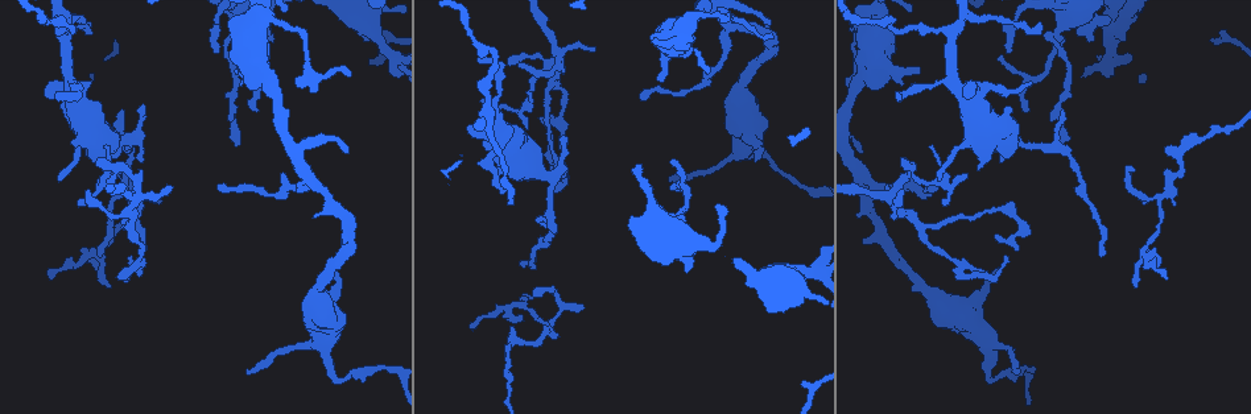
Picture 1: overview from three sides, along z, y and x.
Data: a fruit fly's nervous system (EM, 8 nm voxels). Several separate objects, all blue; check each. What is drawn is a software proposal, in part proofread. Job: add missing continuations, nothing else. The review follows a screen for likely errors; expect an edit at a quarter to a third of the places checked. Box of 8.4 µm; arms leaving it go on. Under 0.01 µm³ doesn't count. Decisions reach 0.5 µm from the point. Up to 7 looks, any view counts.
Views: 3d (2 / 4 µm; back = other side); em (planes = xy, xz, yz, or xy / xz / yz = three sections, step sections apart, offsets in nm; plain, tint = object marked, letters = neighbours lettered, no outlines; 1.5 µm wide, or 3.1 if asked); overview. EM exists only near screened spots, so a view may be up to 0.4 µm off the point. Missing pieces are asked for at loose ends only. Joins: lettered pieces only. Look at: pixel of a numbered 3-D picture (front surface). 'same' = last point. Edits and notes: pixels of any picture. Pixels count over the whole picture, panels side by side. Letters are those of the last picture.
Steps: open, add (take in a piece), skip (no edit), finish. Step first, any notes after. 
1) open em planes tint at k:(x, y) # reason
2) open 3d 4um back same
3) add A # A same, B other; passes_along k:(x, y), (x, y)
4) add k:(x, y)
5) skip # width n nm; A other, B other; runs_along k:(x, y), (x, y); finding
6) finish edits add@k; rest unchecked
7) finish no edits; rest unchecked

open 3d 2um at 1:(903, 191) # thin end

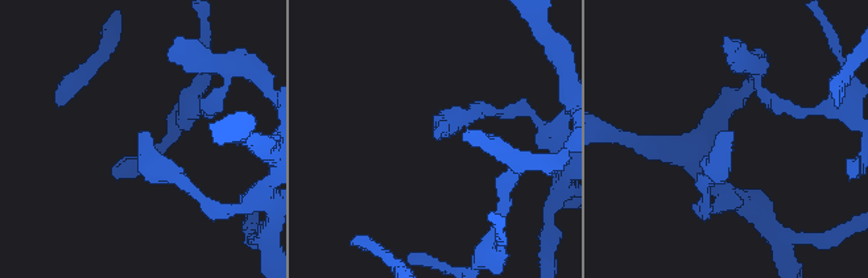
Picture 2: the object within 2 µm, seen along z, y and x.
open em 3.1um planes letters at 2:(436, 139)

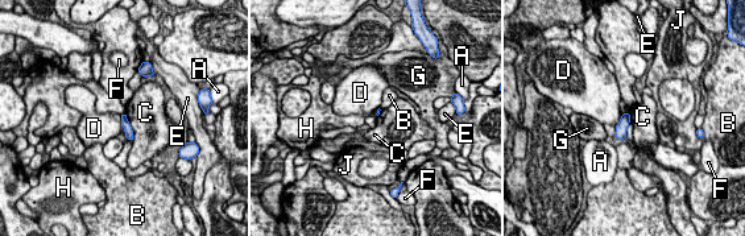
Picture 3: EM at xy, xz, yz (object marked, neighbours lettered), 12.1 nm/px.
skip # longest_contact C 380 nm; A other, B other, C other, D other, E other, F other, G other, H other, J other; runs_along 3:(124, 115), (124, 123), (131, 139); none of them fits

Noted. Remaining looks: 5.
open em yz step 4 letters at 1:(595, 46) # branch stops here

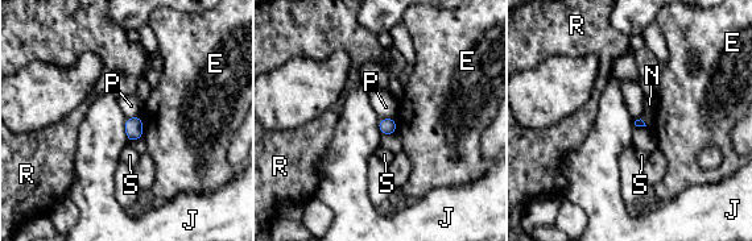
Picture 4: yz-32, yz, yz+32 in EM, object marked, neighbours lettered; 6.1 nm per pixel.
open em planes letters same

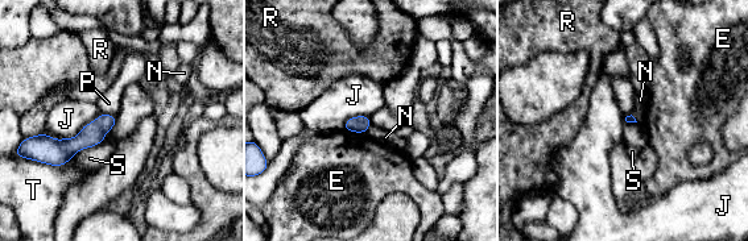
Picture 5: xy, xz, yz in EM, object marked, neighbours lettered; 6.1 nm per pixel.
skip # longest_contact J 280 nm; E other, J other, N other, P other, R other, S other, T other; none of them fits

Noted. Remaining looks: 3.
open 3d 2um at 1:(55, 97) # thin end

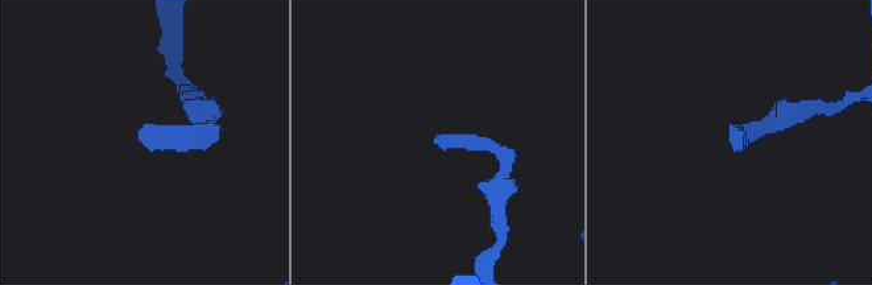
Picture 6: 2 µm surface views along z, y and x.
open em xz step 8 tint at 6:(733, 131)

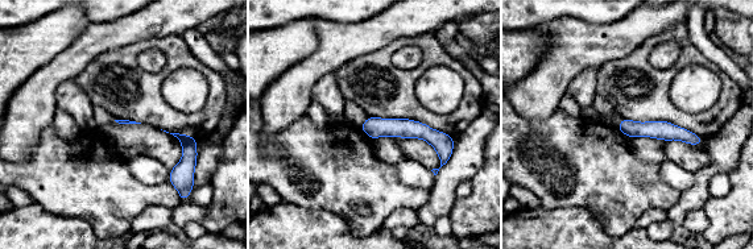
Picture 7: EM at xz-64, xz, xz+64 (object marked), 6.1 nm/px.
open em planes letters same

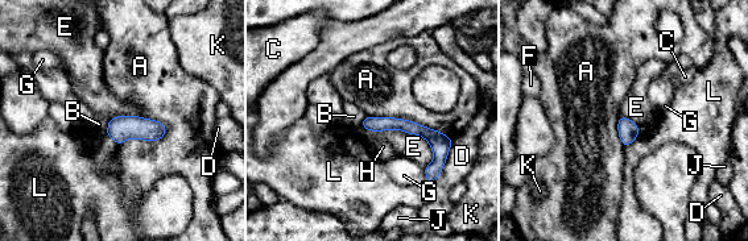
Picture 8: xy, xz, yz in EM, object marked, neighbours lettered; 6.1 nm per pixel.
skip # A other, B other, C other, D other, E other, F other, G other, H other, J other, K other, L other; runs_along 8:(366, 123), (425, 132), (438, 145), (430, 181); none of them fits

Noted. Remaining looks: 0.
finish no edits; rest unchecked

